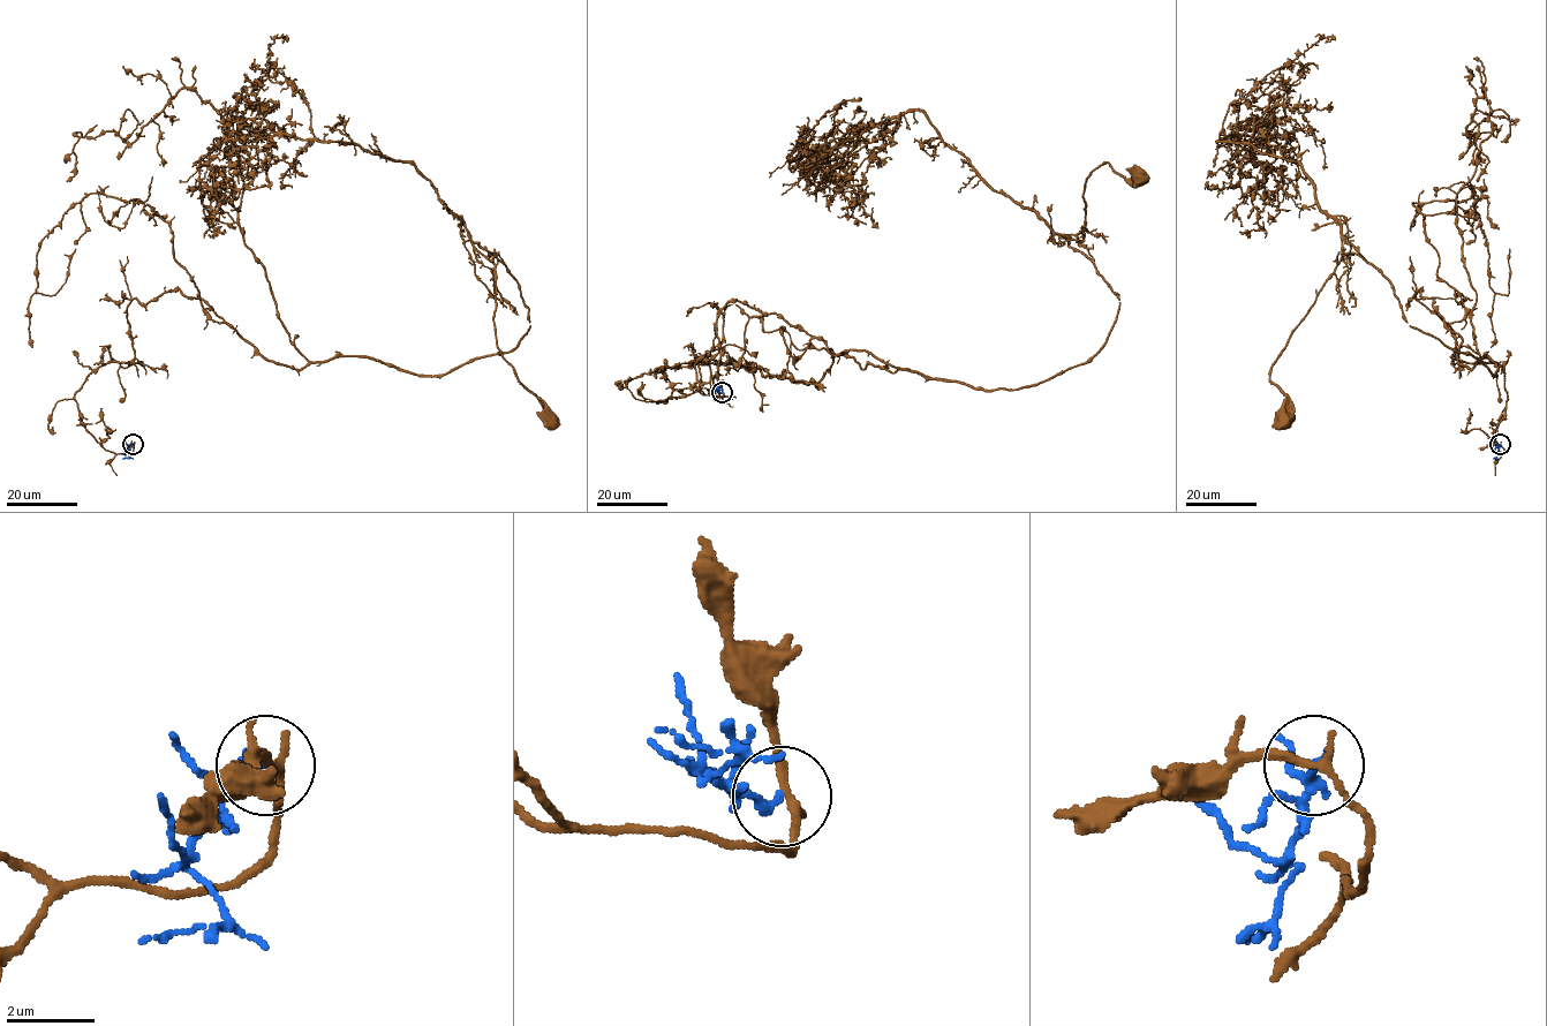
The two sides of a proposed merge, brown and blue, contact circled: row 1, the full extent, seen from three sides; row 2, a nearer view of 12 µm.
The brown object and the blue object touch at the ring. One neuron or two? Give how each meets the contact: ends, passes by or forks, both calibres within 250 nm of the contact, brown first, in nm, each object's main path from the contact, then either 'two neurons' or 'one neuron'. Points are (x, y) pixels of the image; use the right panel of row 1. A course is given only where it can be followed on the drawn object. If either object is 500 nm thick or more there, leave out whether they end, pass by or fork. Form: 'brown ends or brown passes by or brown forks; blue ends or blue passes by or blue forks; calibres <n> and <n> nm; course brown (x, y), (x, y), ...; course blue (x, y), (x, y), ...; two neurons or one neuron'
brown passes by; blue ends; calibres 190 and 180 nm; course brown (1500, 444), (1504, 370), (1349, 251), (1269, 369), (1284, 419); course blue (1500, 444), (1494, 459); two neurons

